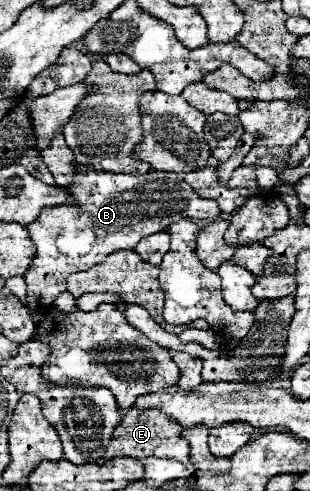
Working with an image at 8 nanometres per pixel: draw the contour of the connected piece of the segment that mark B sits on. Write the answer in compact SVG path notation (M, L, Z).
M75 166L75 180L67 186L73 204L43 208L41 216L27 226L37 246L37 256L25 274L27 302L33 314L49 308L55 298L65 292L67 276L101 264L115 250L133 250L137 242L149 234L167 230L183 218L217 218L221 208L215 200L201 198L185 184L181 174L151 170L145 176L93 172Z

